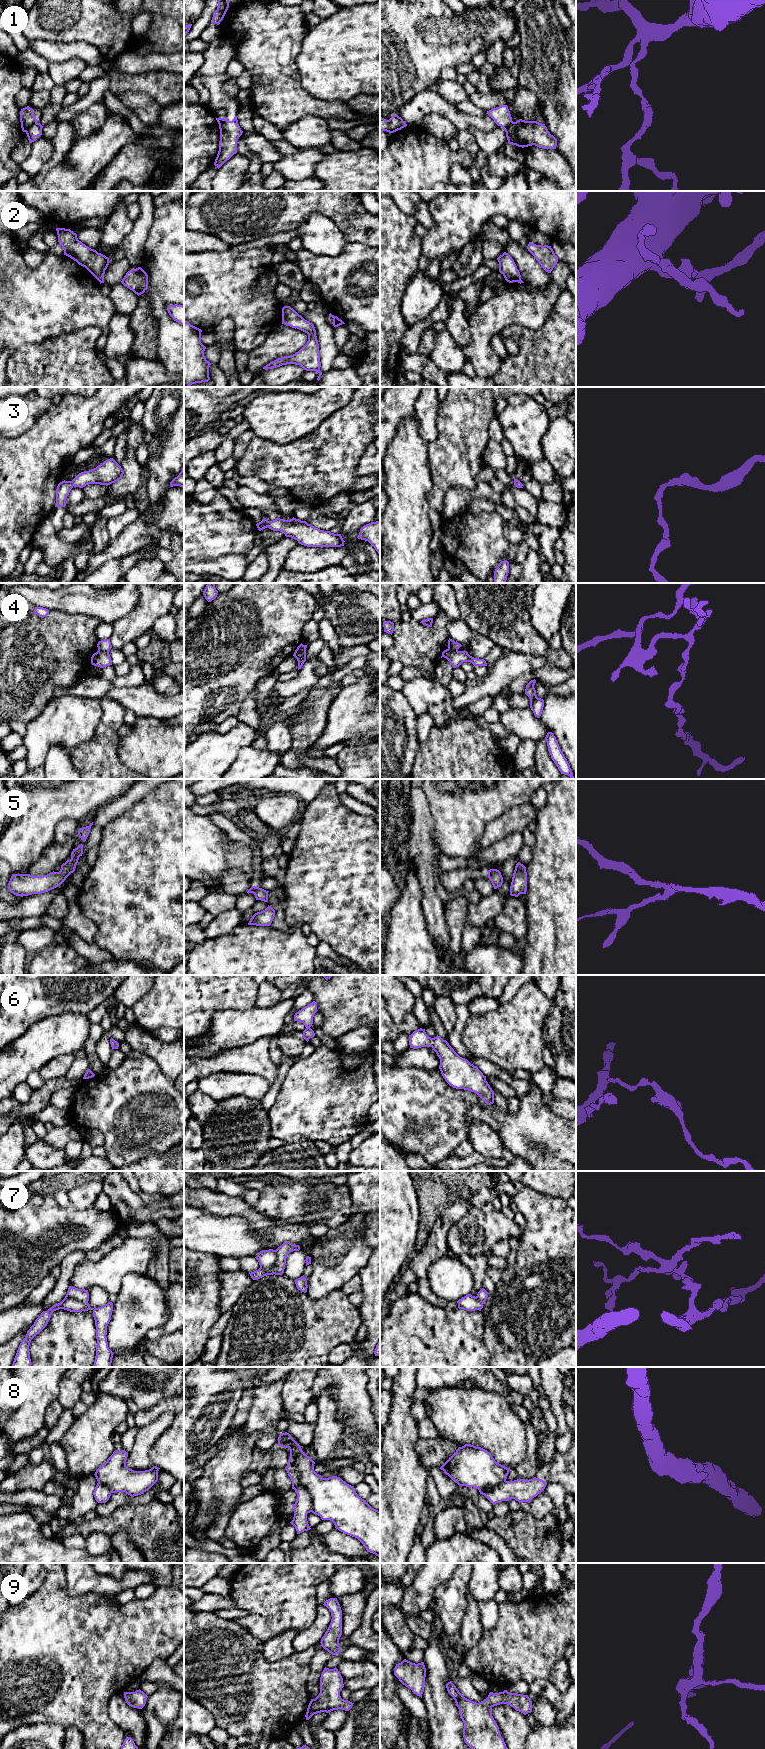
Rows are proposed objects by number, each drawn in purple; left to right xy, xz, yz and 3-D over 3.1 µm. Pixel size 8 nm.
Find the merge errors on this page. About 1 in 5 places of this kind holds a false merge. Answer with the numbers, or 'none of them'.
1, 4, 7, 8

